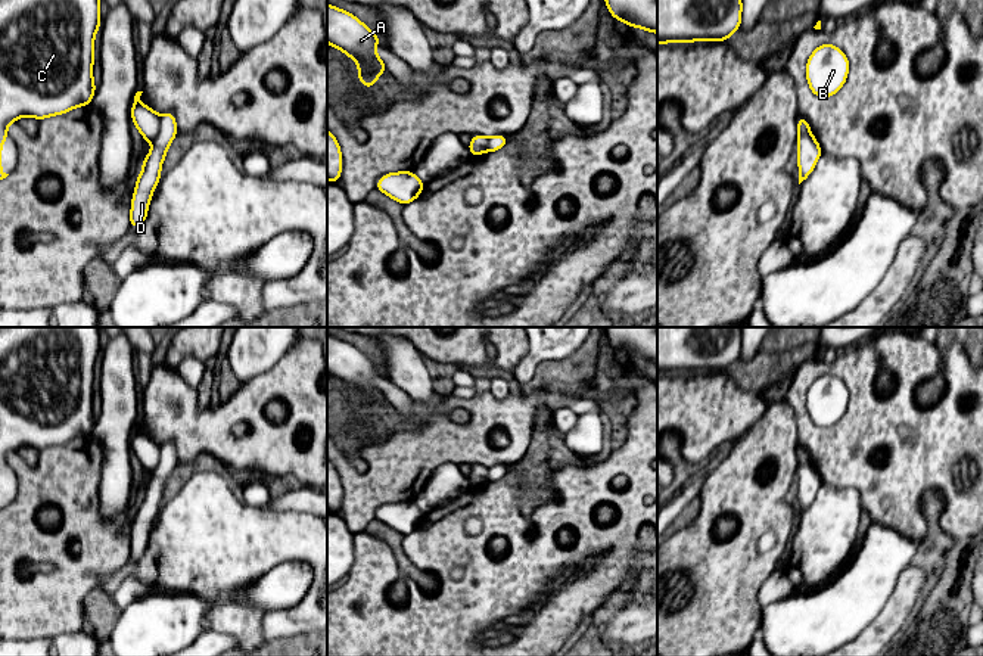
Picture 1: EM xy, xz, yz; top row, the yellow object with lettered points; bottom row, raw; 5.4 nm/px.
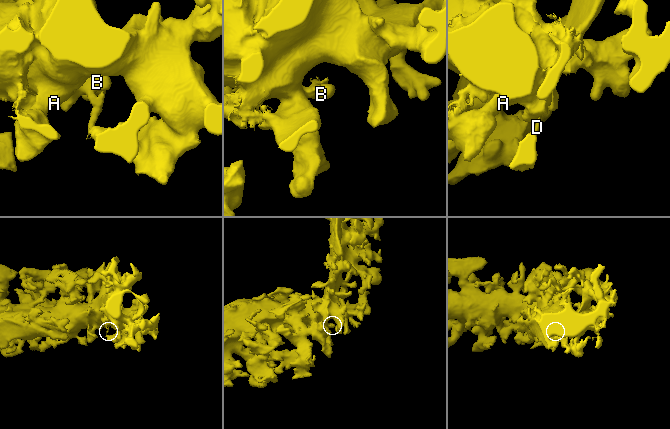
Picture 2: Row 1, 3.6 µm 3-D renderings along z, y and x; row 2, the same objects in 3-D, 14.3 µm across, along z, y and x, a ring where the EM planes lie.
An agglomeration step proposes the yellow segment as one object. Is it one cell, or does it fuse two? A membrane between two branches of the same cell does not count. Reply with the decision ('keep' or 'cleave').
cleave

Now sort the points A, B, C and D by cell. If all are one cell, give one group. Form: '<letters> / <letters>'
A B C / D

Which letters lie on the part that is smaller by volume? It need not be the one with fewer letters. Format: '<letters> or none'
D

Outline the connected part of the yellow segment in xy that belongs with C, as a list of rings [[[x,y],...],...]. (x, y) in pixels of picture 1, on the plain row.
[[[0,327],[0,510],[9,506],[1,501],[1,476],[10,453],[21,447],[41,451],[91,435],[94,366],[100,351],[100,327]]]

